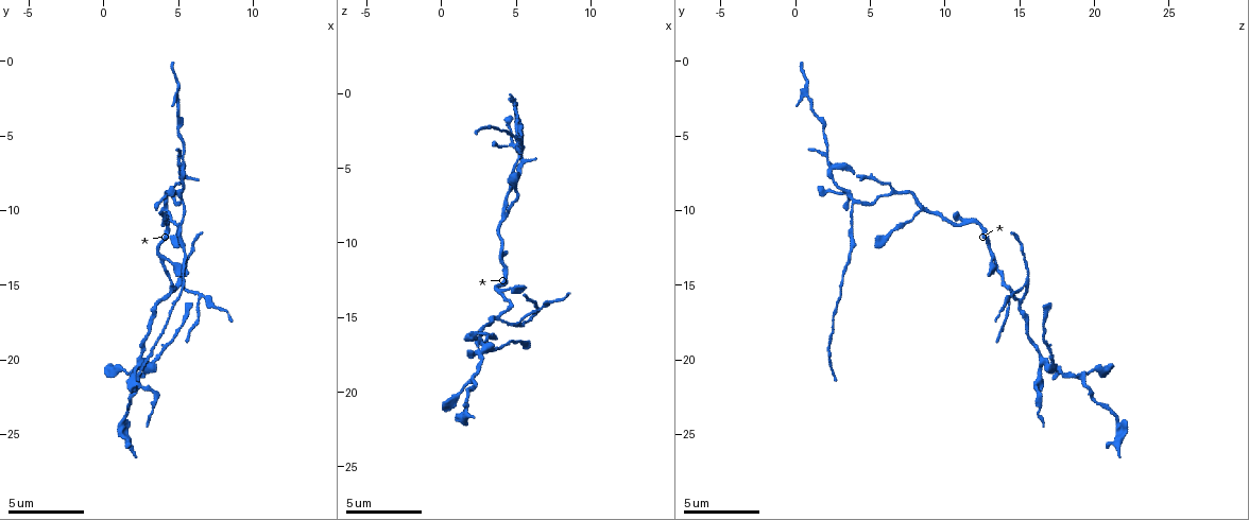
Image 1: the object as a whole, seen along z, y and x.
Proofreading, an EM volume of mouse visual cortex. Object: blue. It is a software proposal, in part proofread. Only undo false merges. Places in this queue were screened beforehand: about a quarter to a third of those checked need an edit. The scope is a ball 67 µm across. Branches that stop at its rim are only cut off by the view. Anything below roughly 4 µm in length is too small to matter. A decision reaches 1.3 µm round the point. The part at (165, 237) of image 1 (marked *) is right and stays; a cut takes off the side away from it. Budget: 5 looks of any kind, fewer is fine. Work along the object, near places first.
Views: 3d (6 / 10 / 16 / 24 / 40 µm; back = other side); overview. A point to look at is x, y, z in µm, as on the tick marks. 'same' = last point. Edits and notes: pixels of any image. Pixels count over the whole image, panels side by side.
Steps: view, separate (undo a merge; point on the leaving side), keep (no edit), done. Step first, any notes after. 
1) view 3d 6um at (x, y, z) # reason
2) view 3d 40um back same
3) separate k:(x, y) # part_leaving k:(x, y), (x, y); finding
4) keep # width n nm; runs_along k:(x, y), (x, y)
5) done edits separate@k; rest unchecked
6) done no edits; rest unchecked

view 3d 10um at (3.8, 16.2, 15.2) # side arm on a straight run

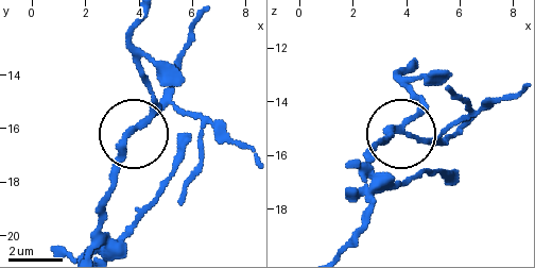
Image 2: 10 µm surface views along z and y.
separate 2:(431, 143) # width 190 nm; part_leaving 2:(404, 133), (443, 135), (470, 111), (450, 85); two neurons meet here

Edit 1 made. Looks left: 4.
view 3d 10um at (2.4, 20.4, 16.4) # looks like a crossing

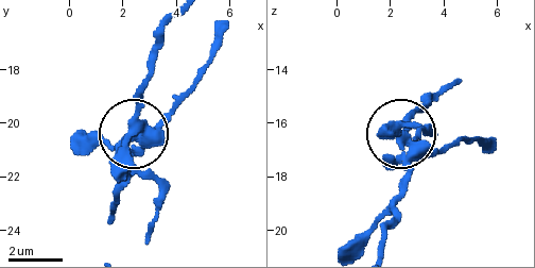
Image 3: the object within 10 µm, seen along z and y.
keep # width 380 nm; runs_along 3:(172, 19), (131, 122), (133, 156), (156, 184), (158, 202); all the same neuron

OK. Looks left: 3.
view 3d 16um at (5.2, 9.4, 4.0) # arms run side by side

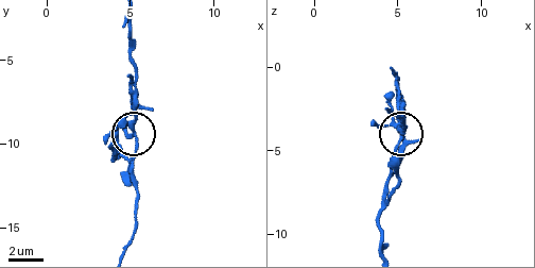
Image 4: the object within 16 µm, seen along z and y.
view 3d 16um back same

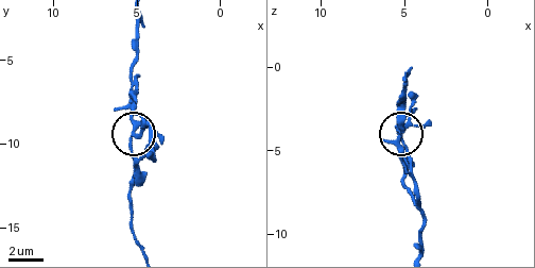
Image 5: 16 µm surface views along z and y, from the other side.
separate 5:(132, 149) # side_arm 10 um; a second neuron is stuck on

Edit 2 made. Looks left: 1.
done edits separate@2, separate@5; rest unchecked

